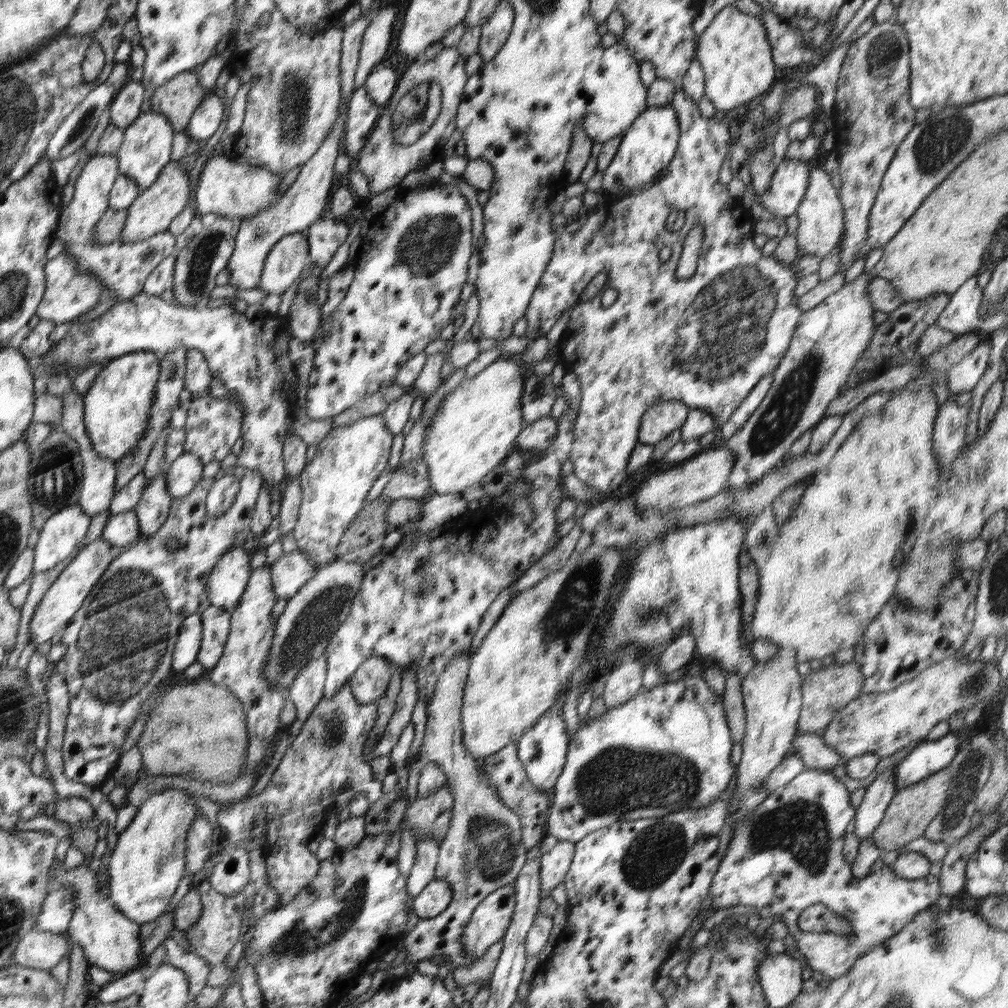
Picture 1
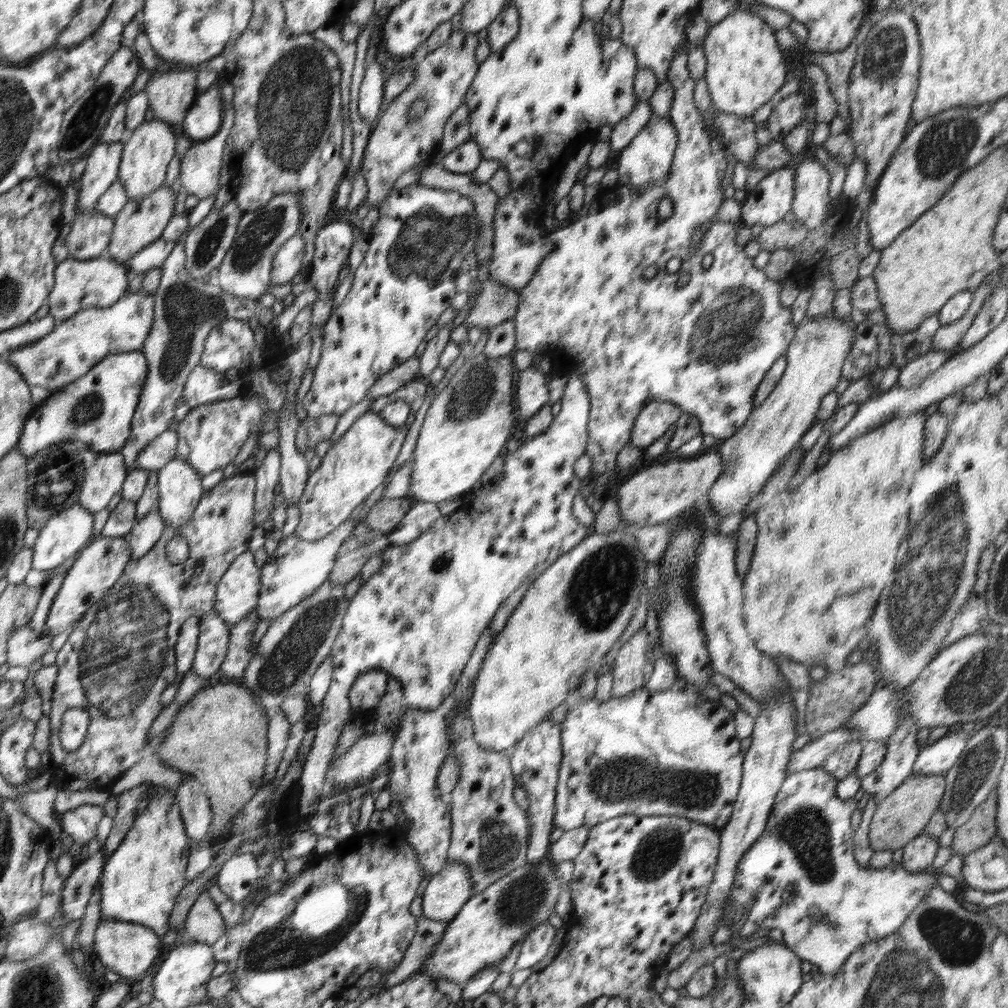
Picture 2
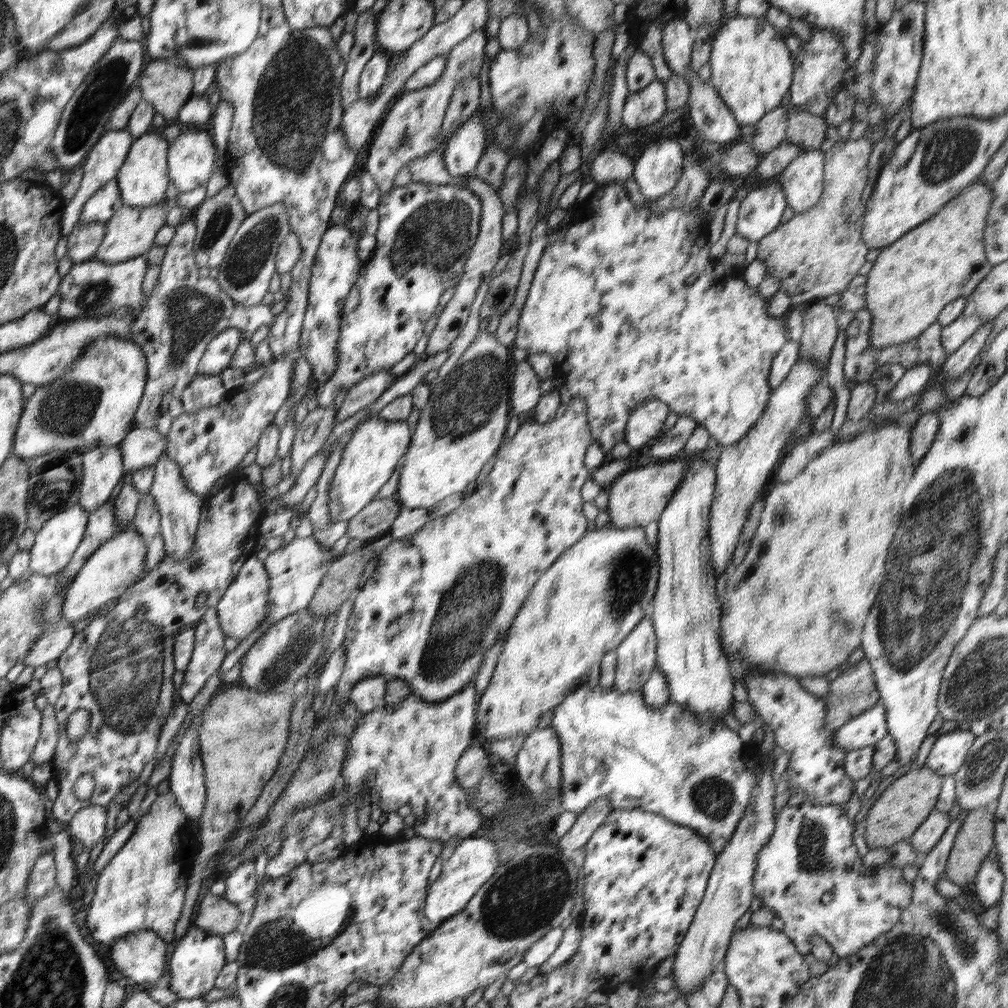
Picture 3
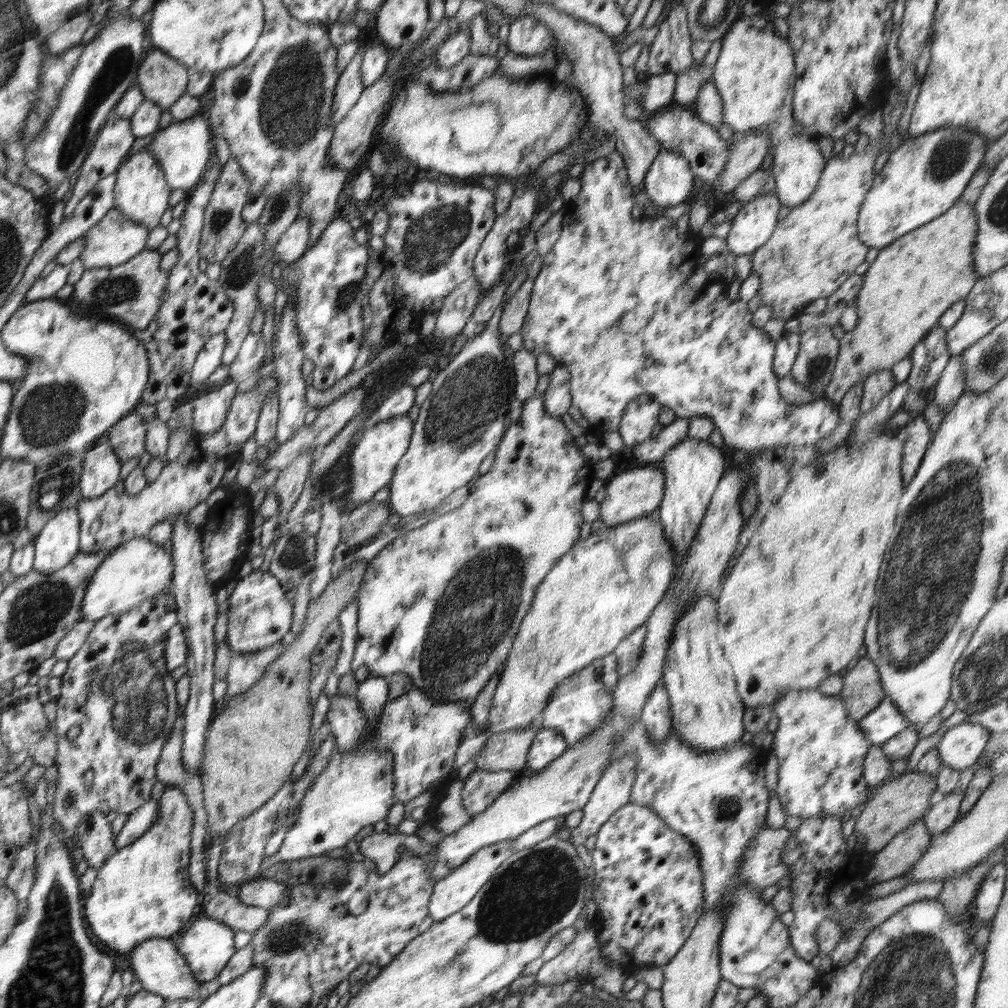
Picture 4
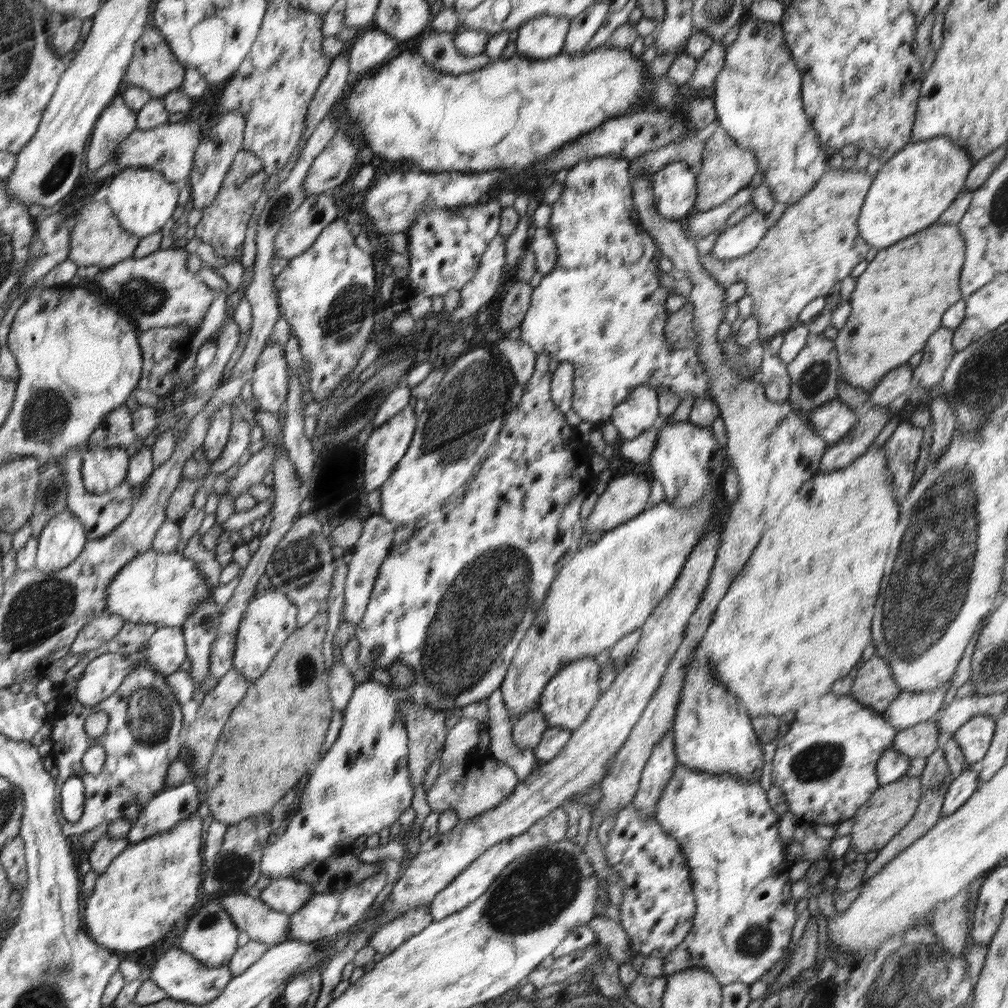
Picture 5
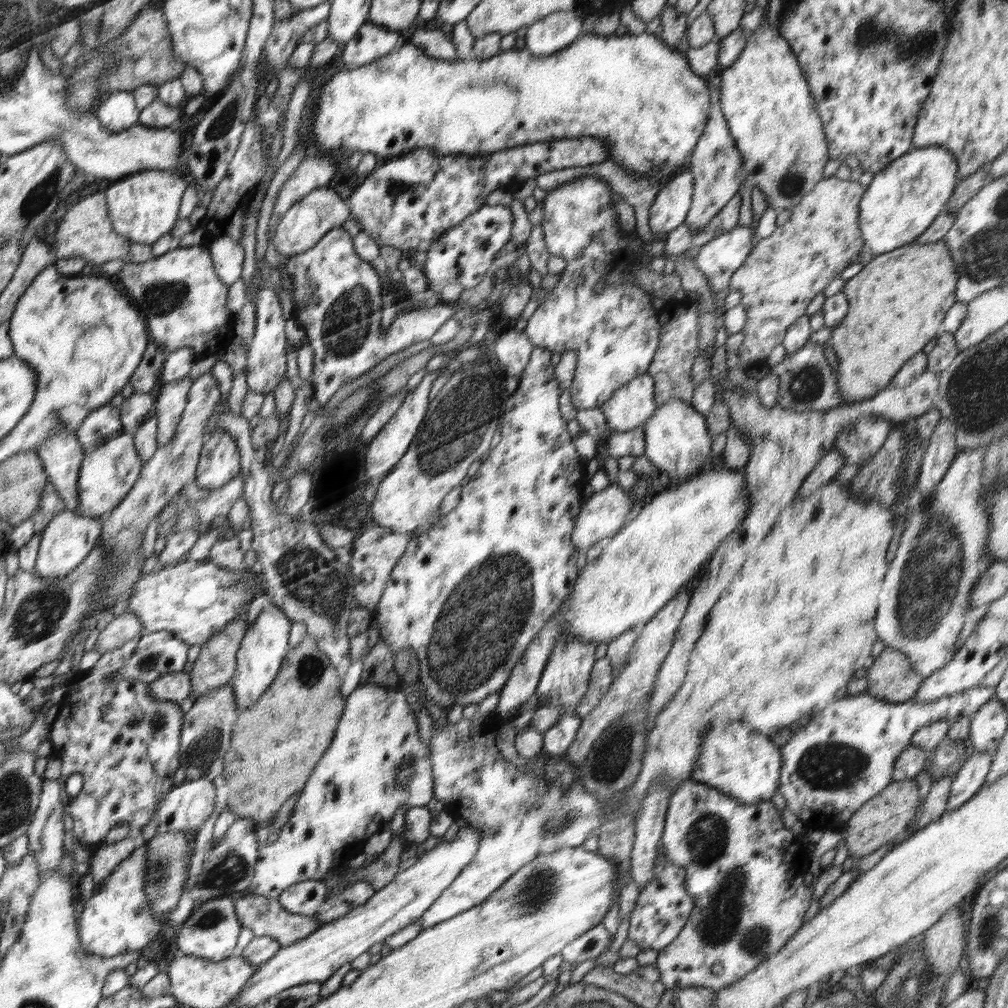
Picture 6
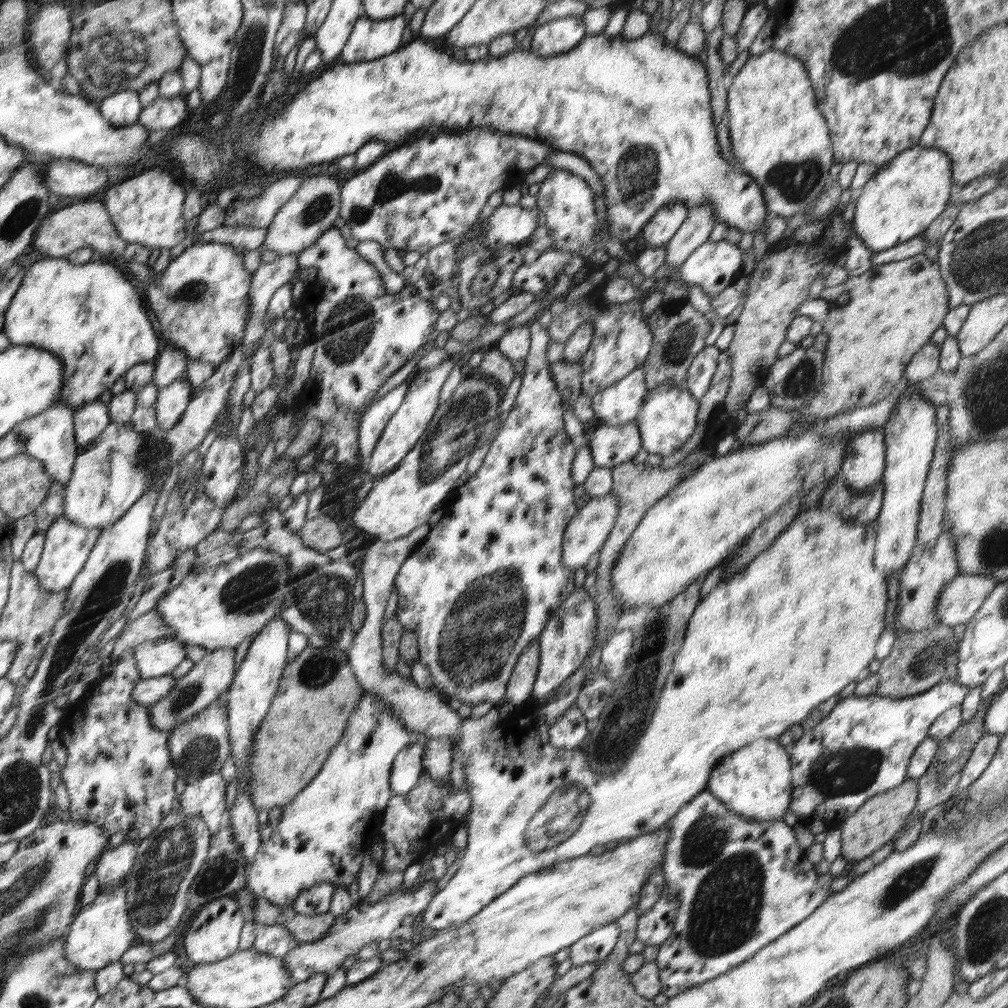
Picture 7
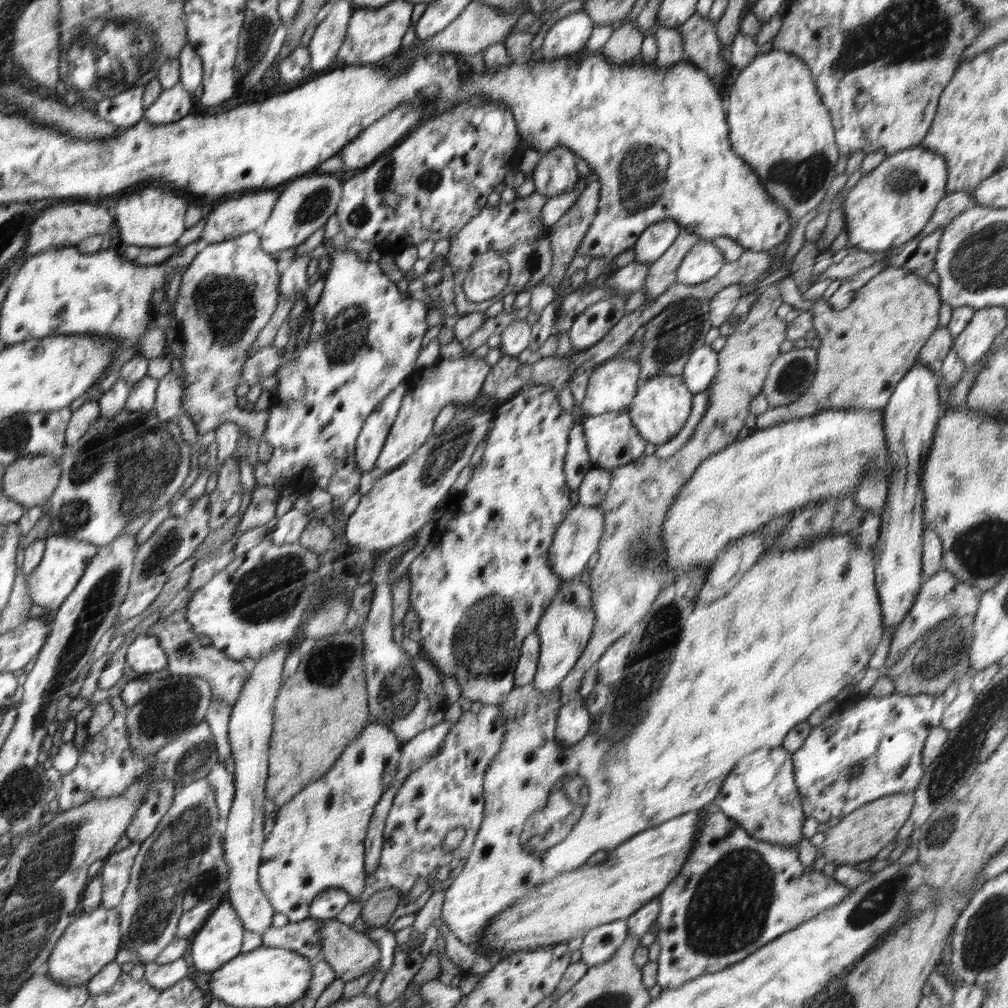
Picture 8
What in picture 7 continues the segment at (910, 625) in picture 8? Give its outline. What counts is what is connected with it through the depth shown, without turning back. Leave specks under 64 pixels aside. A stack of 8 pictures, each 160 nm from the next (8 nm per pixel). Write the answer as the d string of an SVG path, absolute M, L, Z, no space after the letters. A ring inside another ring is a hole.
M958 575L944 587L937 600L940 623L952 627L965 625L998 584L998 580L984 575Z

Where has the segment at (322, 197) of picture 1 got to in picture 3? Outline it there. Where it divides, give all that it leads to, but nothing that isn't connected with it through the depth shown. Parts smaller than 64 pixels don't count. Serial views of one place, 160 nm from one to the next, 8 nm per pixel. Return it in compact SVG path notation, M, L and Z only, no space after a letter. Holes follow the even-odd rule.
M282 203L262 208L258 212L249 214L238 227L233 236L224 260L219 264L219 273L216 280L234 300L236 304L250 308L263 303L268 294L270 280L275 272L275 256L280 243L290 233L288 213Z

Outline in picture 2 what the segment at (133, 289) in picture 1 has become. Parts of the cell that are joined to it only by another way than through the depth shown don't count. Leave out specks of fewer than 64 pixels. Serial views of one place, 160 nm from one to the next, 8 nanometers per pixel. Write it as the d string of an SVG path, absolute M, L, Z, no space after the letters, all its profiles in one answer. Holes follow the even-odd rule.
M121 139L118 142L97 144L89 152L87 164L80 177L80 192L77 196L78 209L82 213L91 213L107 188L119 178L123 148L126 145ZM158 239L154 243L144 247L142 251L134 255L132 258L123 261L127 266L127 274L145 274L150 269L160 268L170 251L175 247L178 240Z

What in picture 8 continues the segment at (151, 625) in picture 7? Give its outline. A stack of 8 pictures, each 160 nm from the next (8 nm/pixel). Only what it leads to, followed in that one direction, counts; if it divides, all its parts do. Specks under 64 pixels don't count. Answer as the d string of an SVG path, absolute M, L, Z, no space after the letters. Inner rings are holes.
M173 611L170 616L158 619L145 633L157 636L159 643L167 653L167 669L173 676L200 677L208 679L212 698L227 702L231 708L240 694L242 685L251 672L240 664L240 661L228 658L223 652L216 650L212 645L203 646L199 637L192 630L192 625L185 620L184 612Z

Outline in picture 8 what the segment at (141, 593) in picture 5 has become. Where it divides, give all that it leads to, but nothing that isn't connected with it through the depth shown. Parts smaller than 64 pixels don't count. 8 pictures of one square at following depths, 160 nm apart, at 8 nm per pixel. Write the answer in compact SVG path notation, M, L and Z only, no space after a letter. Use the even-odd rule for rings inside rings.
M270 537L264 538L256 546L250 548L250 550L242 556L237 556L232 559L232 562L226 565L222 570L219 570L216 574L212 575L212 578L208 581L208 584L191 594L191 597L187 600L187 605L185 606L185 620L187 620L191 625L191 630L198 636L204 634L211 640L211 645L220 652L223 652L228 658L234 660L242 660L242 658L251 658L257 661L261 656L267 655L270 651L275 651L276 647L283 647L288 645L294 648L296 646L296 636L298 632L301 632L300 624L304 620L304 616L308 614L308 602L312 602L314 594L316 593L316 584L318 584L318 572L314 572L318 568L318 555L308 548L304 547L299 543L298 540L290 544L283 544L282 546L274 544Z

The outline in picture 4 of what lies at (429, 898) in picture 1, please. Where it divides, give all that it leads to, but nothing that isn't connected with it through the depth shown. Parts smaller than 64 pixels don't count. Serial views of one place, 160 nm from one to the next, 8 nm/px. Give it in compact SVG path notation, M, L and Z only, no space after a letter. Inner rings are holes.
M562 818L549 819L541 824L532 826L527 832L524 832L520 837L516 837L508 842L490 844L486 848L480 848L470 856L460 868L454 868L442 880L436 881L433 886L433 893L429 900L428 912L433 923L448 919L448 916L458 912L463 906L466 906L473 896L488 882L492 873L496 871L512 854L517 851L535 846L546 838L556 834L558 824L562 822Z

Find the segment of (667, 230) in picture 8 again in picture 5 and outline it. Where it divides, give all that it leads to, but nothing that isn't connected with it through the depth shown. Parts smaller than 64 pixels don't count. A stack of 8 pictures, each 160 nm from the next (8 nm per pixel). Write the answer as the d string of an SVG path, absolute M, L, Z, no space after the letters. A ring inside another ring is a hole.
M666 163L653 174L653 201L665 219L683 221L692 211L698 195L697 178L687 163Z

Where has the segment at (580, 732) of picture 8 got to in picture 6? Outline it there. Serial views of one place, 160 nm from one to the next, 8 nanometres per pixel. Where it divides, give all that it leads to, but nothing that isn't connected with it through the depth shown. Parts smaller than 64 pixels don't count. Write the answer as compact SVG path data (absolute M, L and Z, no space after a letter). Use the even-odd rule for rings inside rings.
M563 712L559 719L543 733L543 753L551 758L563 754L572 744L581 725L581 717Z

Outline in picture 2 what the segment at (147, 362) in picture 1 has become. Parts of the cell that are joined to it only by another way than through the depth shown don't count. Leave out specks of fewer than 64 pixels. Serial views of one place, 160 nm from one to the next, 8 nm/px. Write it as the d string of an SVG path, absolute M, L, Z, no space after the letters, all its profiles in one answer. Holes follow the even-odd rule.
M141 350L109 355L74 383L55 390L50 397L27 419L18 450L24 456L34 456L53 444L81 441L92 451L116 453L126 446L130 436L130 424L140 392L150 372L150 364Z

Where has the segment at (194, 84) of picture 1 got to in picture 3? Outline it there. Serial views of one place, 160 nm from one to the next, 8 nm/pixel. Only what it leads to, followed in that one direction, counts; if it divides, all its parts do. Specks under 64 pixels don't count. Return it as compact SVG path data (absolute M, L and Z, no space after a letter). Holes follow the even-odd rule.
M152 59L140 76L138 87L155 113L171 123L192 94L192 69L176 66L166 59Z

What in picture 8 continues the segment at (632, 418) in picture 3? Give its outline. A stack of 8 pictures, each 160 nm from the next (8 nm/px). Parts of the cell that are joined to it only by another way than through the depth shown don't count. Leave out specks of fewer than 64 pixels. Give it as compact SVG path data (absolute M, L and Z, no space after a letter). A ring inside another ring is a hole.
M619 355L605 361L589 374L581 408L584 416L598 416L608 411L628 410L640 384L637 361Z

